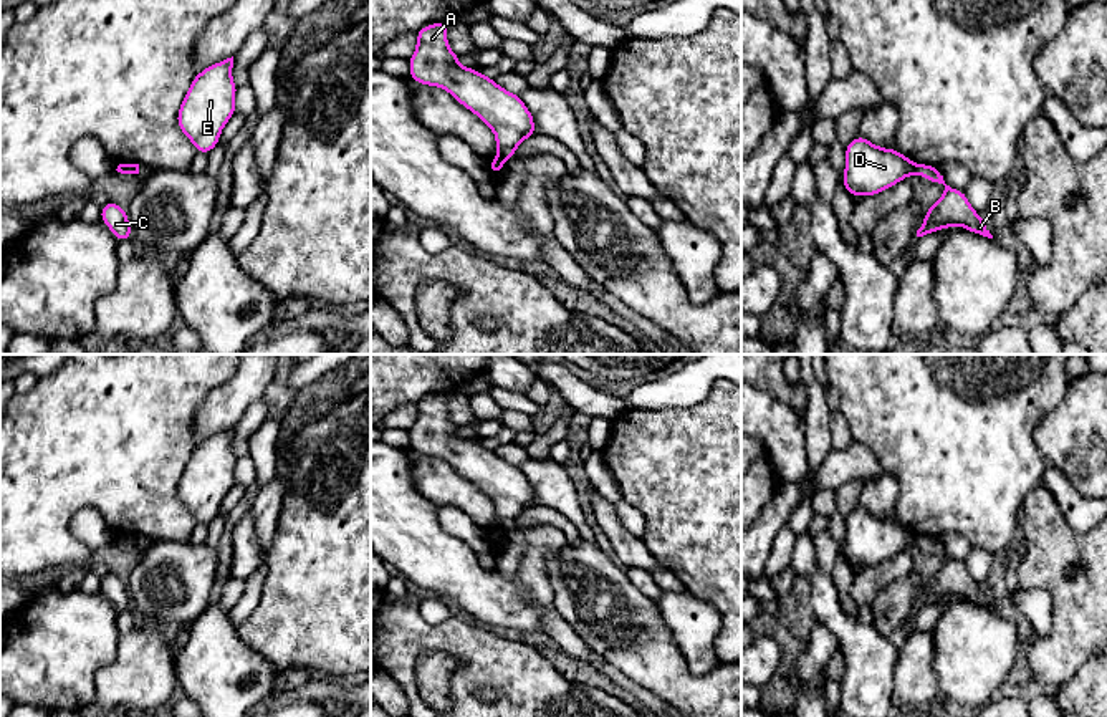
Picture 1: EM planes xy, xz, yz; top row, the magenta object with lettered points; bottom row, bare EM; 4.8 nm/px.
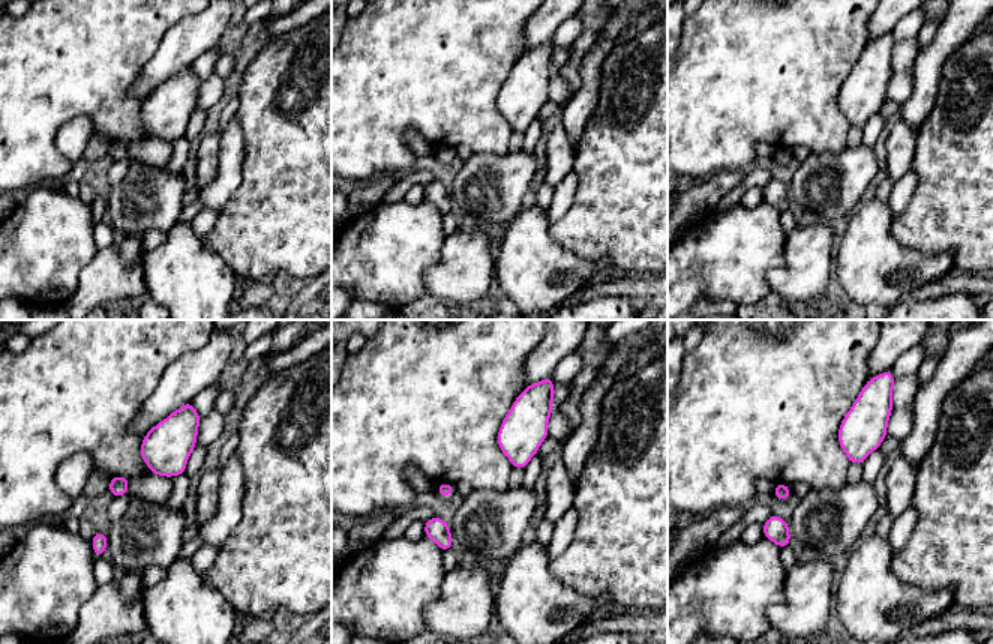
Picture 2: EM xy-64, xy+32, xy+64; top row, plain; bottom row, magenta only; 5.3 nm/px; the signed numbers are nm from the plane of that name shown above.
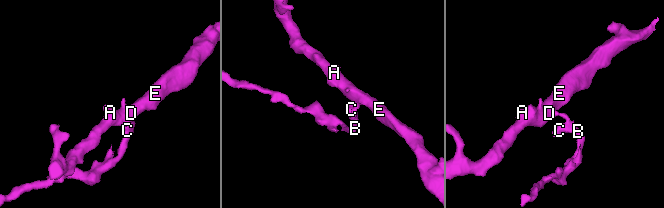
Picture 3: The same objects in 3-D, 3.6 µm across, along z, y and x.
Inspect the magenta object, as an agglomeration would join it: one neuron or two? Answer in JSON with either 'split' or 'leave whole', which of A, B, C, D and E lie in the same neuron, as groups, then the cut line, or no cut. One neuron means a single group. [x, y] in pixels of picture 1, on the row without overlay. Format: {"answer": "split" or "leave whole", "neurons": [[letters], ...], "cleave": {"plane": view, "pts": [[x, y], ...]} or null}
{"answer": "split", "neurons": [["A", "D", "E"], ["B", "C"]], "cleave": {"plane": "yz", "pts": [[915, 535], [917, 543]]}}

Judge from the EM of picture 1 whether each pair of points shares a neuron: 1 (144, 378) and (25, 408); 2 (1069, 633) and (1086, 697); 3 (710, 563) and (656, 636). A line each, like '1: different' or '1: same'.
1: same
2: different
3: different

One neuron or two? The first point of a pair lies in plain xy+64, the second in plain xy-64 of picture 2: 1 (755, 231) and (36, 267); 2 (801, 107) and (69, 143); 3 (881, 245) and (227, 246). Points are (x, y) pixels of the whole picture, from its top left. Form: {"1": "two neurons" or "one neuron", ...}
{"1": "one neuron", "2": "two neurons", "3": "two neurons"}

